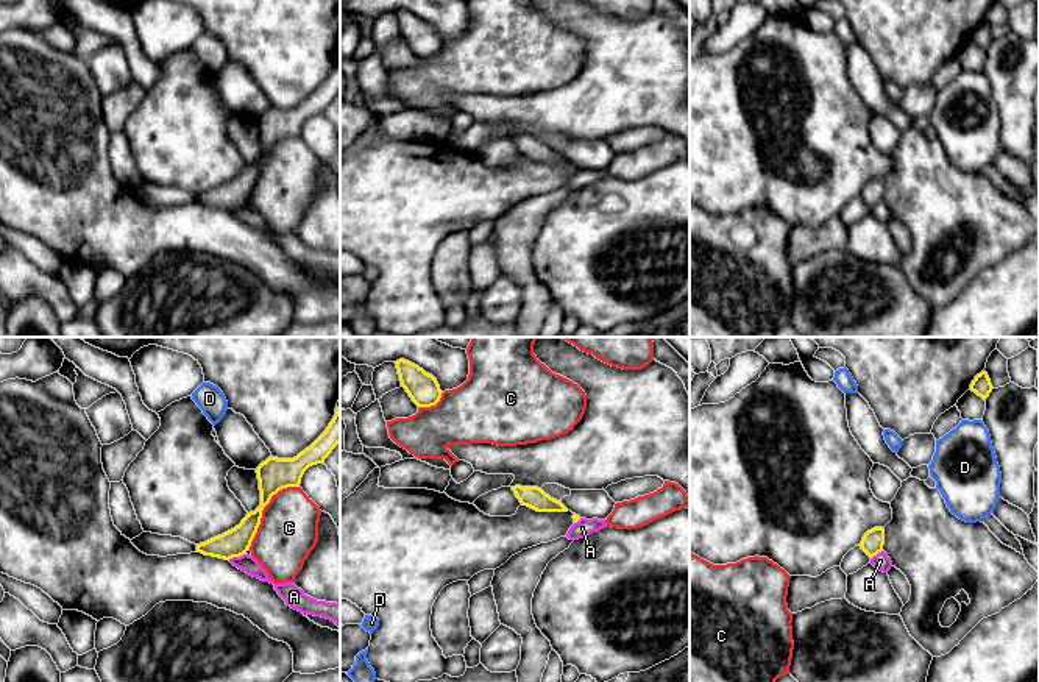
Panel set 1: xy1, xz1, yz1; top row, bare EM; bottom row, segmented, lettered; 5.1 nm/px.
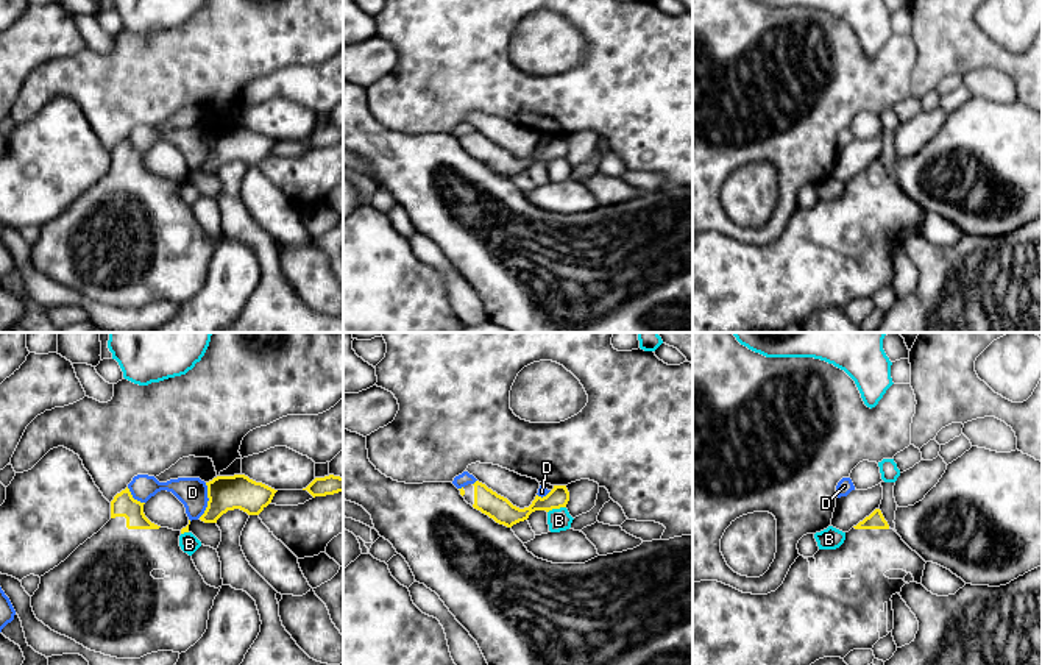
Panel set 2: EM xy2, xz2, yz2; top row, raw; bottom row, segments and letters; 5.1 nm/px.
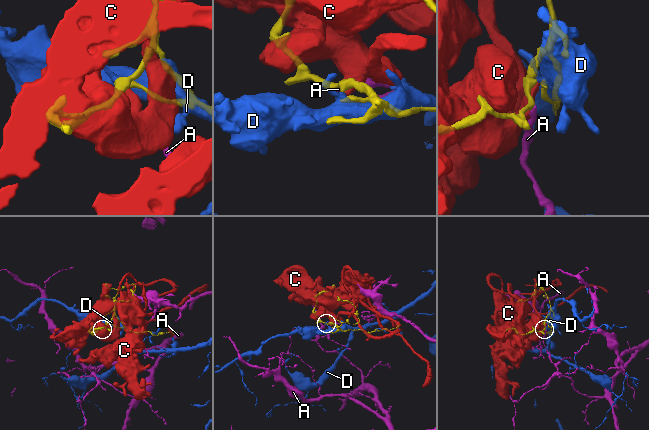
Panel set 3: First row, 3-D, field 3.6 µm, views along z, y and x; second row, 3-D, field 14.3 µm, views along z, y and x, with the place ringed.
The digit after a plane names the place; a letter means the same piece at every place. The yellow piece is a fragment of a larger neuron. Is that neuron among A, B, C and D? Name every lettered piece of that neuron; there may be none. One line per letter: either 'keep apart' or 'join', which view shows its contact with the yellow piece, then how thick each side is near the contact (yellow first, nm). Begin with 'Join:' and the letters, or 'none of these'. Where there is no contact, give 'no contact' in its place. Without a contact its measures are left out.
Join: none of these
A: keep apart | xy1 | 140/90 nm
B: keep apart | xz2 | 110/110 nm
C: keep apart | xy1 | 170/300 nm
D: keep apart | xy2 | 180/160 nm

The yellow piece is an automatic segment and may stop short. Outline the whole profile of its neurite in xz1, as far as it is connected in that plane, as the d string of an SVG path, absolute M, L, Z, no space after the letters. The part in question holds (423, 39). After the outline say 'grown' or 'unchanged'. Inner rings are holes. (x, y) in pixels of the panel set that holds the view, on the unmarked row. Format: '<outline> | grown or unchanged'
M404 9L395 14L401 36L418 58L431 58L440 52L443 42L432 25Z | unchanged

